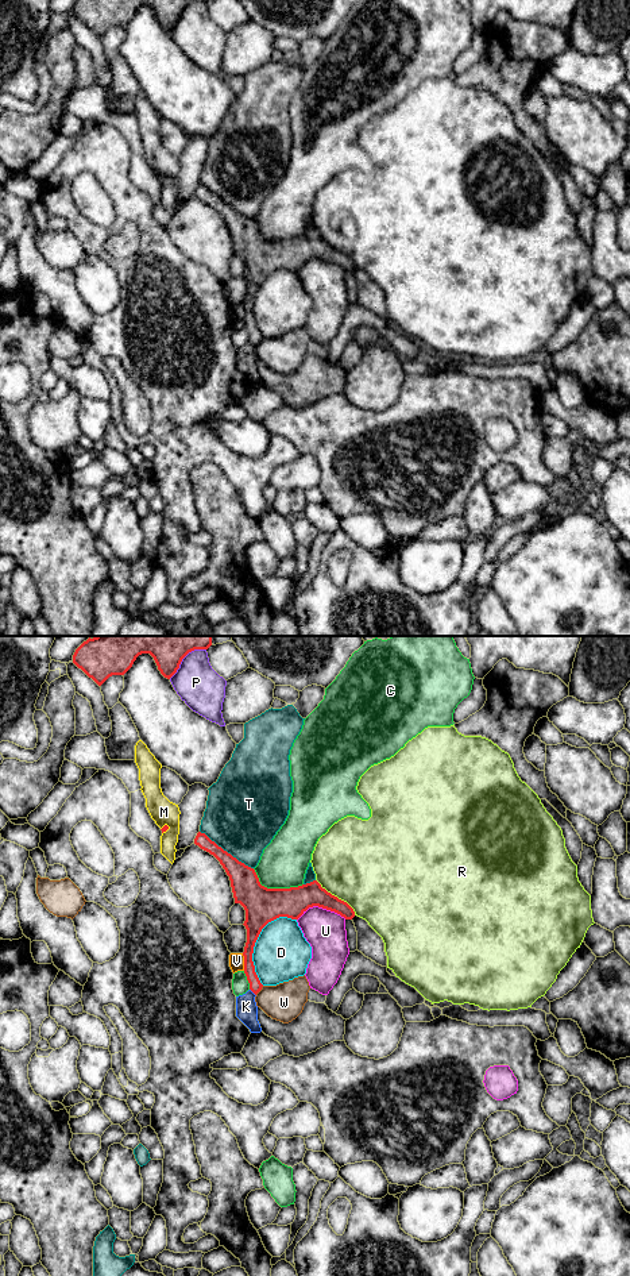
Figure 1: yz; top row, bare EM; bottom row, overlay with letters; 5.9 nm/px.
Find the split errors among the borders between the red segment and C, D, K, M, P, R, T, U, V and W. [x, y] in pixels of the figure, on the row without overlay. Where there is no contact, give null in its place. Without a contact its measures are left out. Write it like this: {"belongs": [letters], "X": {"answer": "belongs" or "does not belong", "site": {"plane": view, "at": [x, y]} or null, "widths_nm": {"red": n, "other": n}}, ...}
{"belongs": ["K"], "C": {"answer": "does not belong", "site": {"plane": "yz", "at": [274, 241]}, "widths_nm": {"red": 220, "other": 280}}, "D": {"answer": "does not belong", "site": {"plane": "yz", "at": [256, 290]}, "widths_nm": {"red": 220, "other": 320}}, "K": {"answer": "belongs", "site": {"plane": "yz", "at": [252, 343]}, "widths_nm": {"red": 80, "other": 130}}, "M": {"answer": "does not belong", "site": {"plane": "yz", "at": [166, 181]}, "widths_nm": {"red": 40, "other": 150}}, "P": {"answer": "does not belong", "site": {"plane": "yz", "at": [184, 8]}, "widths_nm": {"red": 140, "other": 260}}, "R": {"answer": "does not belong", "site": {"plane": "yz", "at": [336, 249]}, "widths_nm": {"red": 170, "other": 500}}, "T": {"answer": "does not belong", "site": {"plane": "yz", "at": [225, 203]}, "widths_nm": {"red": 170, "other": 460}}, "U": {"answer": "does not belong", "site": {"plane": "yz", "at": [321, 258]}, "widths_nm": {"red": 180, "other": 240}}, "V": {"answer": "does not belong", "site": {"plane": "yz", "at": [244, 313]}, "widths_nm": {"red": 120, "other": 100}}, "W": {"answer": "does not belong", "site": {"plane": "yz", "at": [259, 342]}, "widths_nm": {"red": 80, "other": 220}}}

